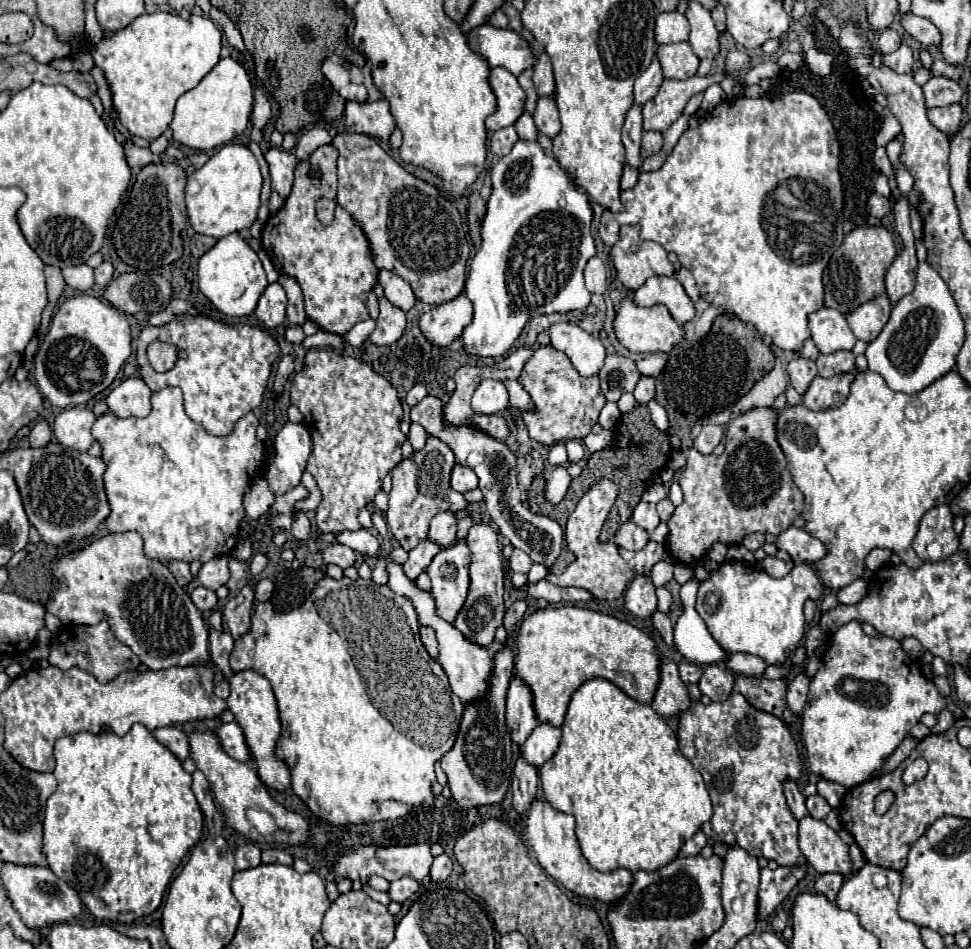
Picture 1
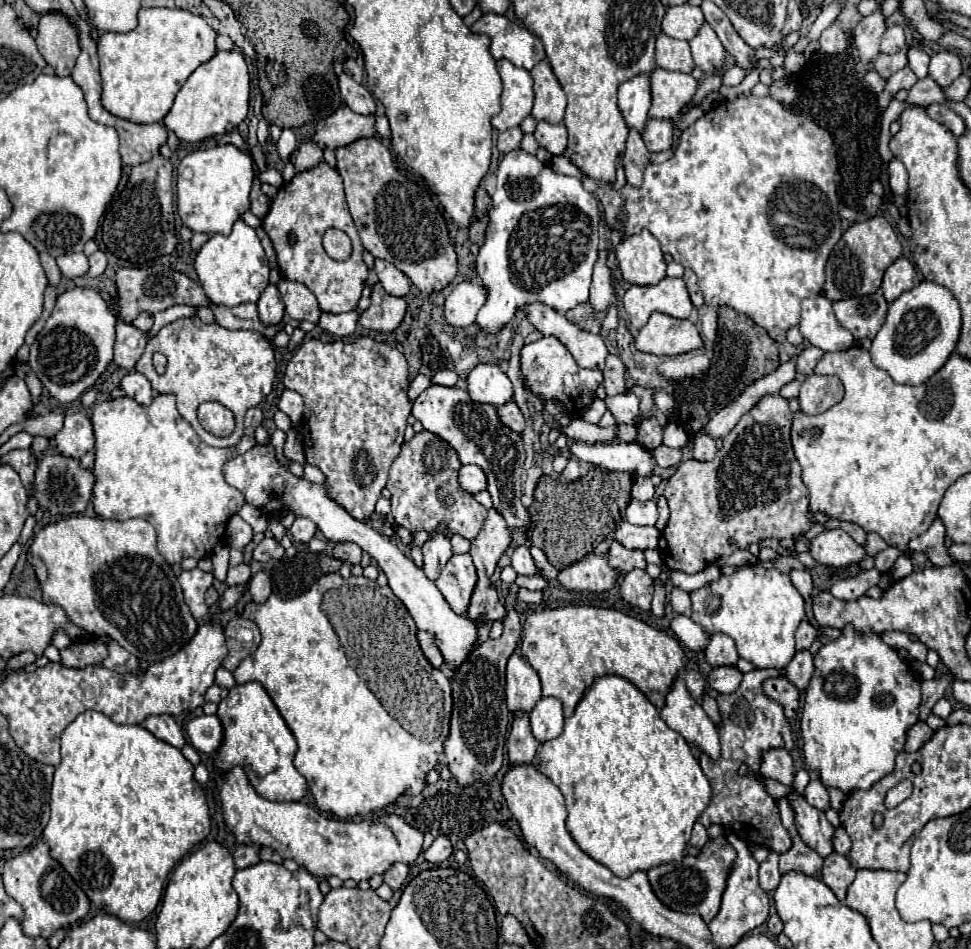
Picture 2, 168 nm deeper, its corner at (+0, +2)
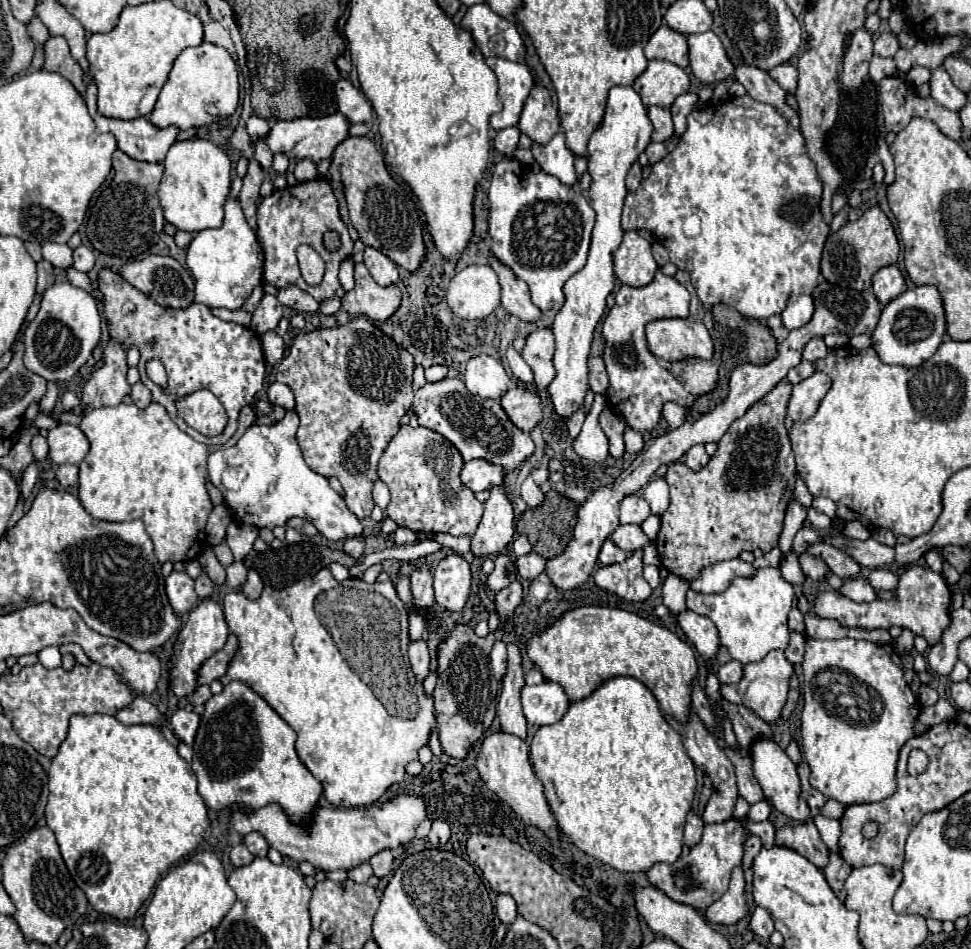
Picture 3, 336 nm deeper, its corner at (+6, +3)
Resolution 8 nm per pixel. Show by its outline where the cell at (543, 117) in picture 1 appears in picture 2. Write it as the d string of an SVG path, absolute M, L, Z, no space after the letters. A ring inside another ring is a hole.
M539 121L535 129L535 139L541 147L545 147L553 155L563 155L567 147L567 129L563 123L555 125L549 121Z

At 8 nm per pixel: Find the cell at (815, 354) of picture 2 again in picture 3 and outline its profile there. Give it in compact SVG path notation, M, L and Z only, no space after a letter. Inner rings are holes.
M815 336L815 338L809 340L809 344L805 346L803 358L809 360L809 362L815 362L815 360L819 360L819 358L825 358L827 352L829 352L829 348L825 346L823 338L821 338L821 336Z

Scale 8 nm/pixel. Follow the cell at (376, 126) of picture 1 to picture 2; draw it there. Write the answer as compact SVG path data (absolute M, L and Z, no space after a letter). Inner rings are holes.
M347 105L339 107L331 117L317 123L317 131L313 135L319 147L343 147L361 137L373 137L375 131L375 115L357 115Z

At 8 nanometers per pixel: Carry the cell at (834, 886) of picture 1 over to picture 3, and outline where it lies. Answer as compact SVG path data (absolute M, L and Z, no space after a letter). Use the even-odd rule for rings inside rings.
M831 852L831 856L829 856L829 864L825 866L823 874L825 874L825 878L827 878L829 886L833 888L833 892L837 894L837 898L839 898L841 902L845 900L843 882L845 882L845 878L849 876L849 872L851 872L851 866L849 866L849 864L845 864L845 860L843 860L839 854Z

